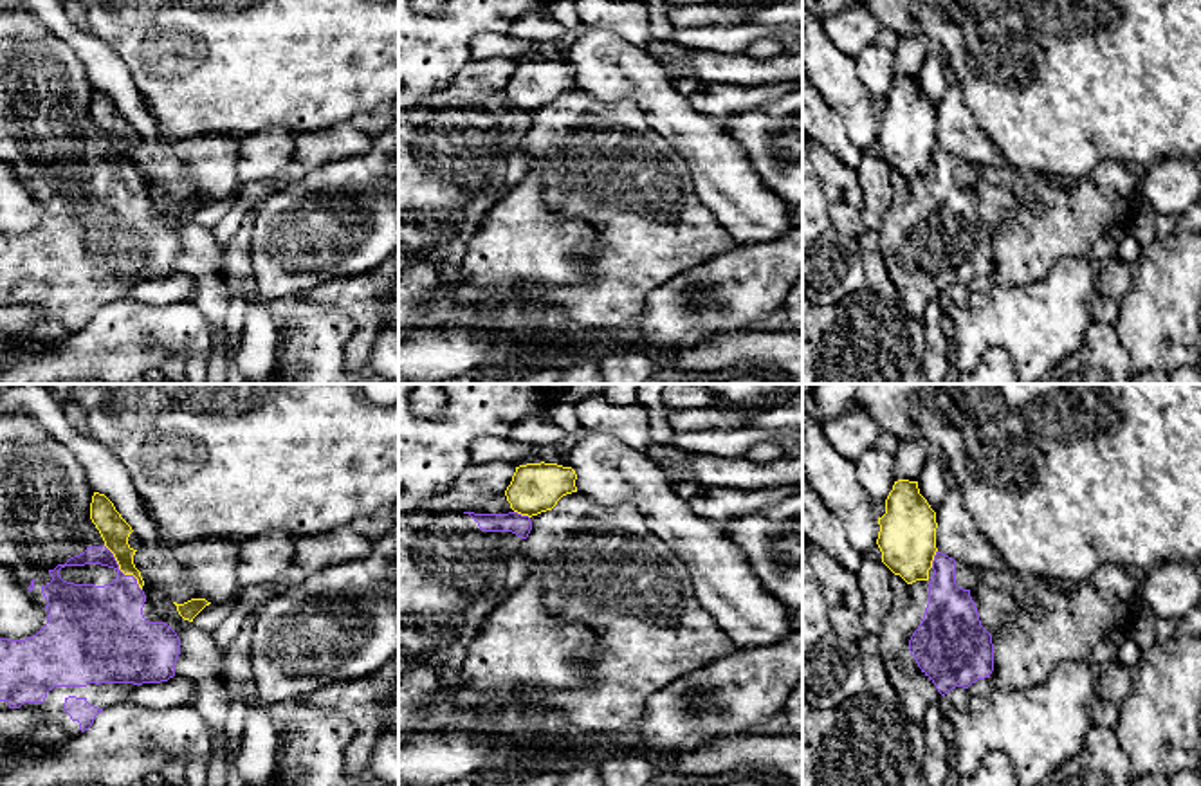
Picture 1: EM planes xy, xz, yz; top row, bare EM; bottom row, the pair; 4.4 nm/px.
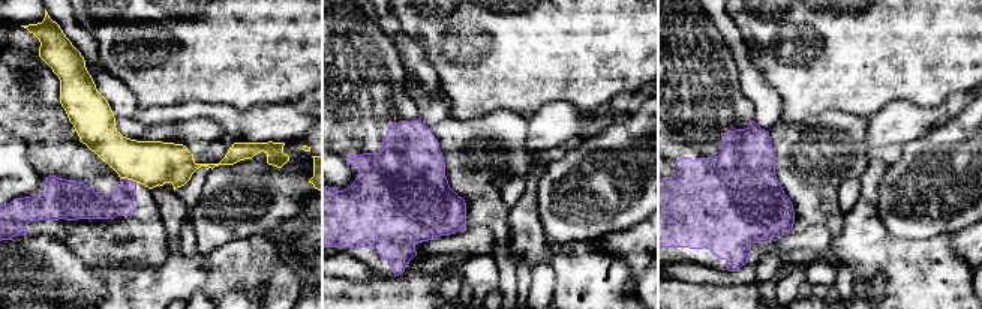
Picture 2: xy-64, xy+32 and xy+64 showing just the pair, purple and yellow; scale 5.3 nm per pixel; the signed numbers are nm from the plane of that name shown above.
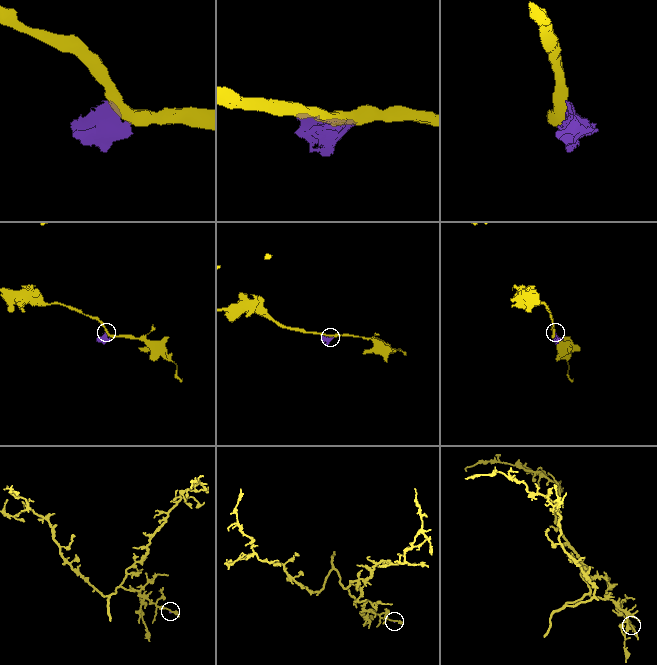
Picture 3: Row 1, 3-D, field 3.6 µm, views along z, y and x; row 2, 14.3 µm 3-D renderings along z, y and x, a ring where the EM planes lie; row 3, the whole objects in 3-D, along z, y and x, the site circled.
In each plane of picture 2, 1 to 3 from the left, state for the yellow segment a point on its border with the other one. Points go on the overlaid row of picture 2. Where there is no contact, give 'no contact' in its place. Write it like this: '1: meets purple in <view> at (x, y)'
1: meets purple in xy-64 at (129, 180)
2: no contact
3: no contact

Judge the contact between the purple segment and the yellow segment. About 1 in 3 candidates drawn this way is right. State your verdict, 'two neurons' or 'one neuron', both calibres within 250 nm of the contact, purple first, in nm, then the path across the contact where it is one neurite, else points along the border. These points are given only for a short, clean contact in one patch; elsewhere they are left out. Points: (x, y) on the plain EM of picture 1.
two neurons | 340/130 nm

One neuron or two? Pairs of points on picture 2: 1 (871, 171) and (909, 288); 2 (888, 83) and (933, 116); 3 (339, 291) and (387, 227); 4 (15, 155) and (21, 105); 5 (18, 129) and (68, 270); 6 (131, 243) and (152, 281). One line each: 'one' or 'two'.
1: one
2: two
3: two
4: two
5: two
6: two

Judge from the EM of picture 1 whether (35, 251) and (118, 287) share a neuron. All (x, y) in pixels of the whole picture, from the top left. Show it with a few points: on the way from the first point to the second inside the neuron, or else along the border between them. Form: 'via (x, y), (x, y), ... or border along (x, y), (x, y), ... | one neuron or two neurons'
via (55, 265), (98, 267) | one neuron

